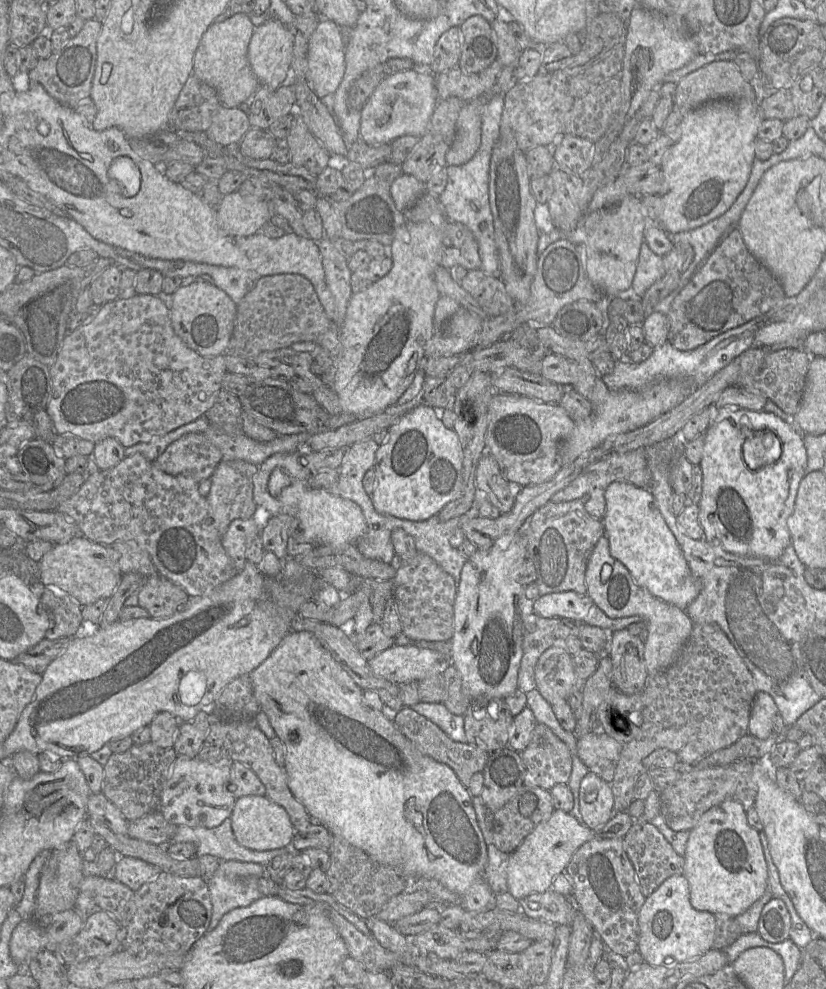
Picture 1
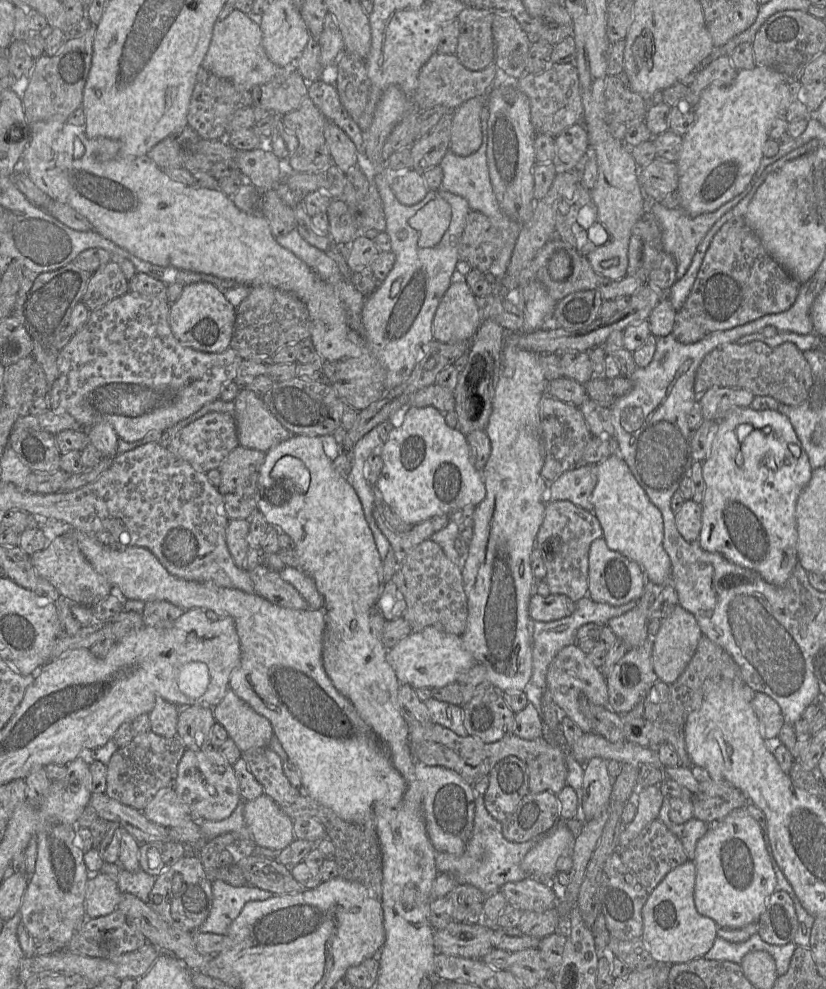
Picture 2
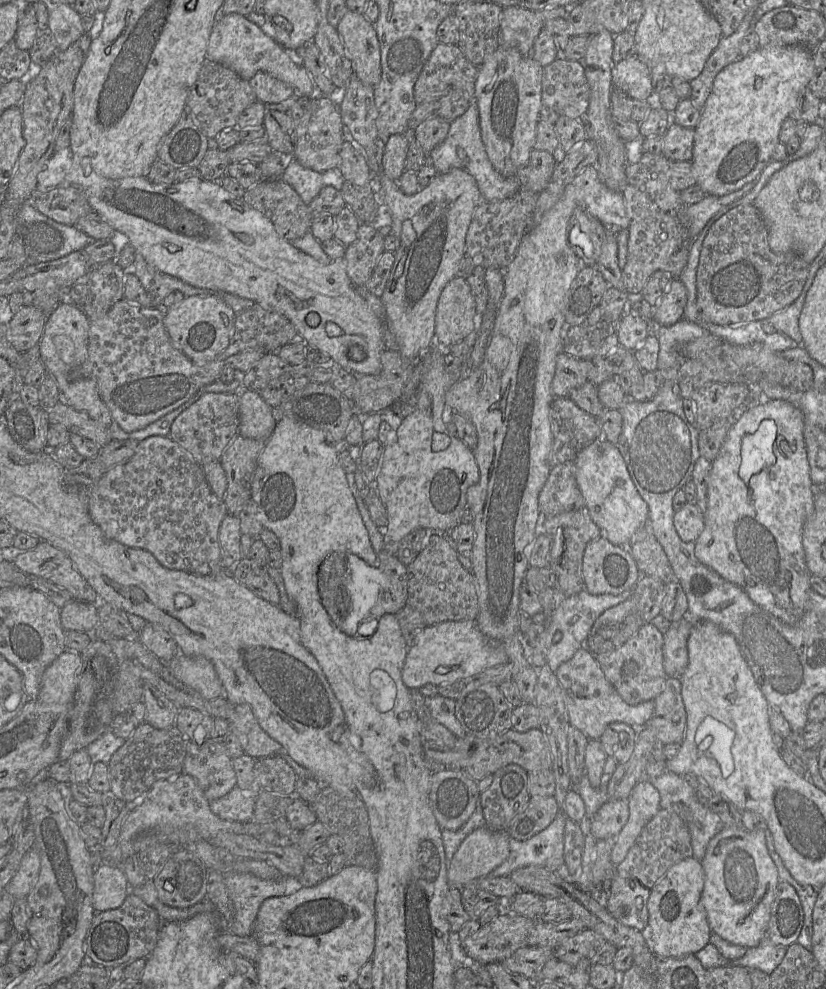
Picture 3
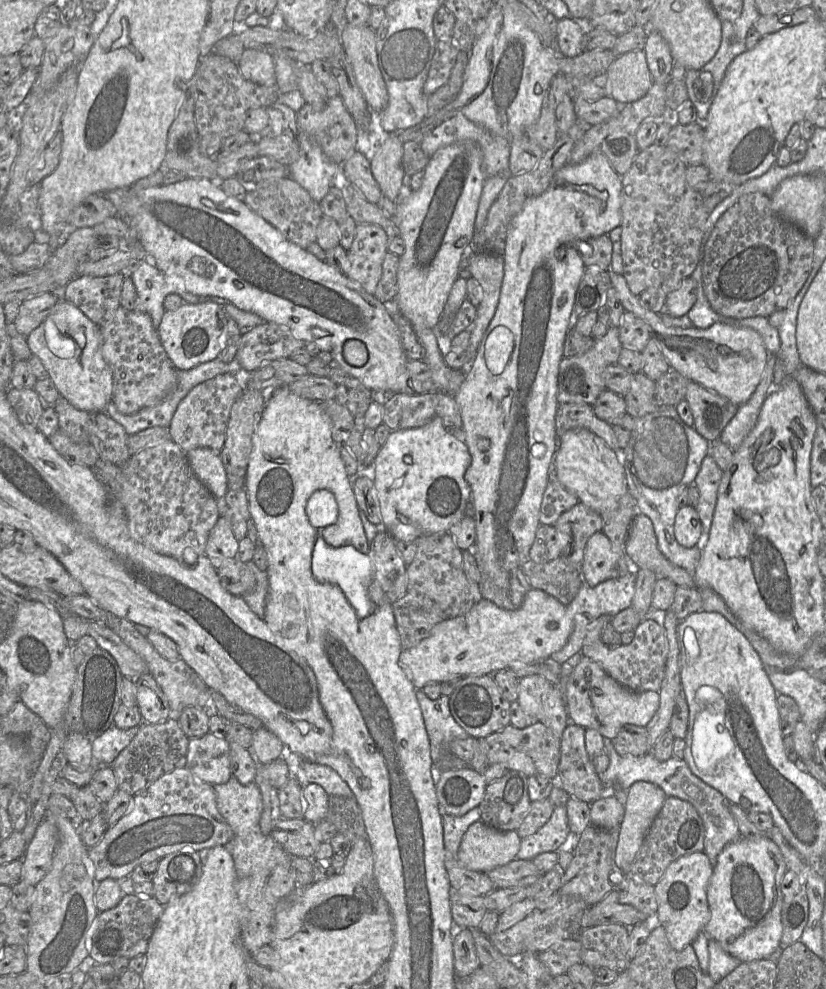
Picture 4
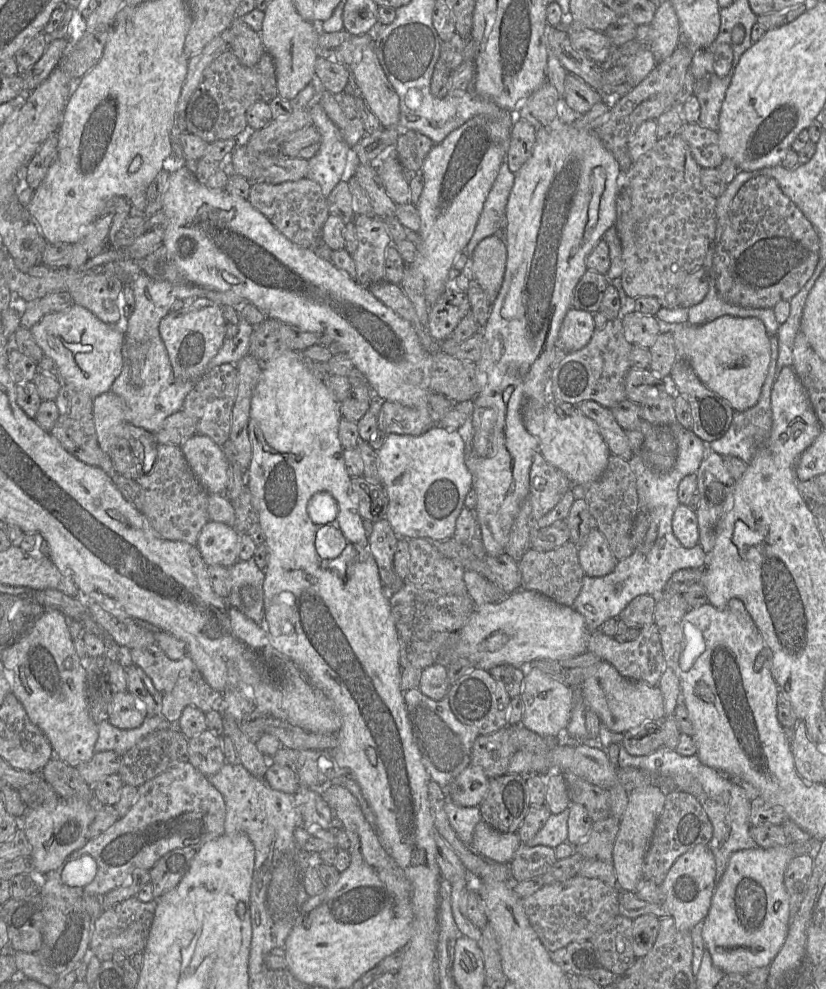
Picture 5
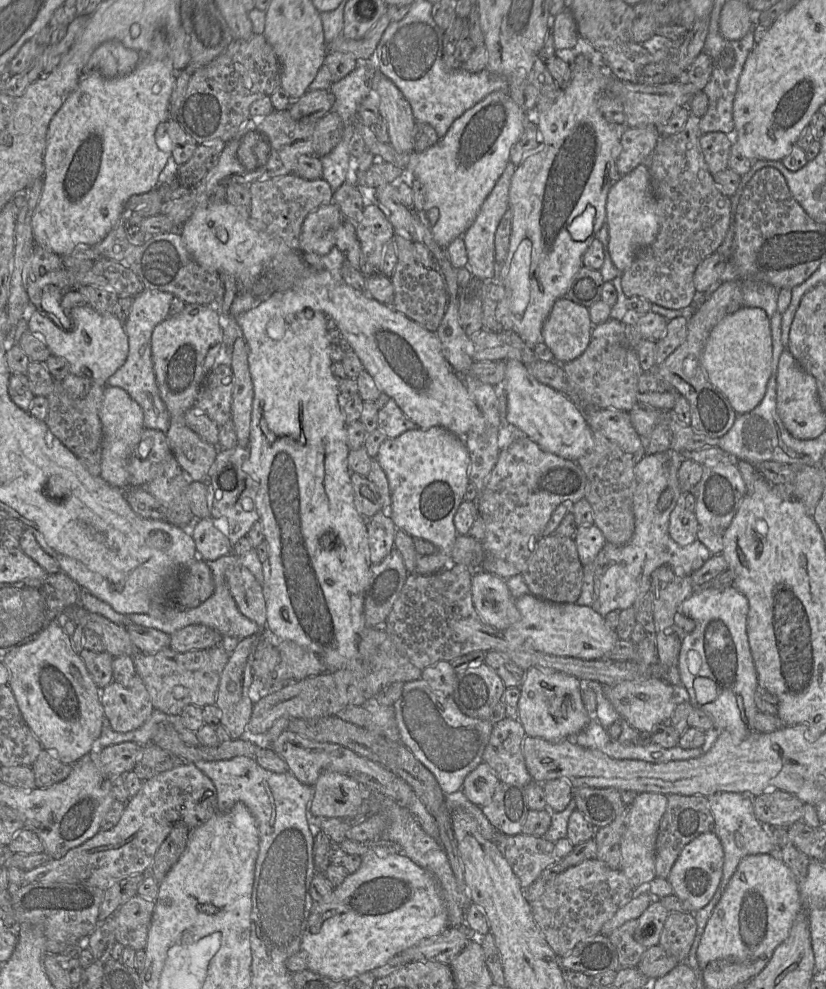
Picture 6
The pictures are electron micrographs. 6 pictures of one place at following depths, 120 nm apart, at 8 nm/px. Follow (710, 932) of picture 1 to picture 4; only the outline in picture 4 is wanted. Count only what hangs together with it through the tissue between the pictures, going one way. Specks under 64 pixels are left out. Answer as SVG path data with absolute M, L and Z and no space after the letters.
M704 851L684 855L669 864L654 886L657 922L665 928L669 943L676 951L683 950L700 932L704 932L704 927L710 919L707 891L713 868Z

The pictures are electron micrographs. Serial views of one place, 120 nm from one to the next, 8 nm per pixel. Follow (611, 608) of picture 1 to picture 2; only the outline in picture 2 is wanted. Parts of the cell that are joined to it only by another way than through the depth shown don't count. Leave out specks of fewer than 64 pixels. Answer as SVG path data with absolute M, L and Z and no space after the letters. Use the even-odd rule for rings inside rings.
M603 537L591 543L588 553L588 596L593 601L612 606L637 601L644 591L645 582L642 568L621 553L609 549ZM679 604L661 620L652 648L652 665L660 681L672 684L681 675L695 654L701 636L702 632L694 615Z

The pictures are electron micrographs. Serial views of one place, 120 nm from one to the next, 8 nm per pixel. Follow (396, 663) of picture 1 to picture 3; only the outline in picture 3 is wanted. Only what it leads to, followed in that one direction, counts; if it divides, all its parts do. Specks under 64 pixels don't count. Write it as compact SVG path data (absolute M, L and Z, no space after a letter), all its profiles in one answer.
M475 620L444 621L426 626L407 647L402 681L411 690L419 690L427 684L436 687L457 681L468 681L485 669L505 664L508 656L501 644L486 638Z

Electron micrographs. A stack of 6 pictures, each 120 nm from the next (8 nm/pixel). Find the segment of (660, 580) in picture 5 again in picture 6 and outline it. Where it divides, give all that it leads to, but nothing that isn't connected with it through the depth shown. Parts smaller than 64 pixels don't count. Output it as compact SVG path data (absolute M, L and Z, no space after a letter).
M657 452L645 455L635 463L634 475L636 480L633 493L635 529L631 540L622 546L606 541L595 559L583 566L583 584L576 604L589 606L602 617L611 611L632 607L641 594L650 590L651 574L658 567L669 566L677 577L690 576L712 556L708 548L698 539L690 545L680 546L669 535L668 519L677 502L672 500L670 506L664 511L657 508L659 497L668 486L667 454Z

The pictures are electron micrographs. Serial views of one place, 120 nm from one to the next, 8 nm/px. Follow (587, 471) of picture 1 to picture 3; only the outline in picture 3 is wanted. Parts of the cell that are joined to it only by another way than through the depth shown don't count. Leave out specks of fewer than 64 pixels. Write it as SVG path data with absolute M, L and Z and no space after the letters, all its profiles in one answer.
M565 462L551 468L538 503L543 517L585 507L584 498L576 482L573 462Z

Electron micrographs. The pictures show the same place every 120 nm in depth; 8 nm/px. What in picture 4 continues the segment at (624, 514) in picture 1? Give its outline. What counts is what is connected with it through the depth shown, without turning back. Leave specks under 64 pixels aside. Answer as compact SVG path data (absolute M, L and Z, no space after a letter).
M572 429L558 438L553 466L560 483L598 514L615 509L619 499L628 493L621 454L587 429Z

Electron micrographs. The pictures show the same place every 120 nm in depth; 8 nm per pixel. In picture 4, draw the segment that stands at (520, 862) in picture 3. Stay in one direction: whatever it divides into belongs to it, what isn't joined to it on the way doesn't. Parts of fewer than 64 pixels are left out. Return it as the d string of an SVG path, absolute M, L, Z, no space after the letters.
M564 805L554 808L550 819L534 834L521 839L515 860L532 860L545 852L556 852L568 846L572 839L567 809Z

